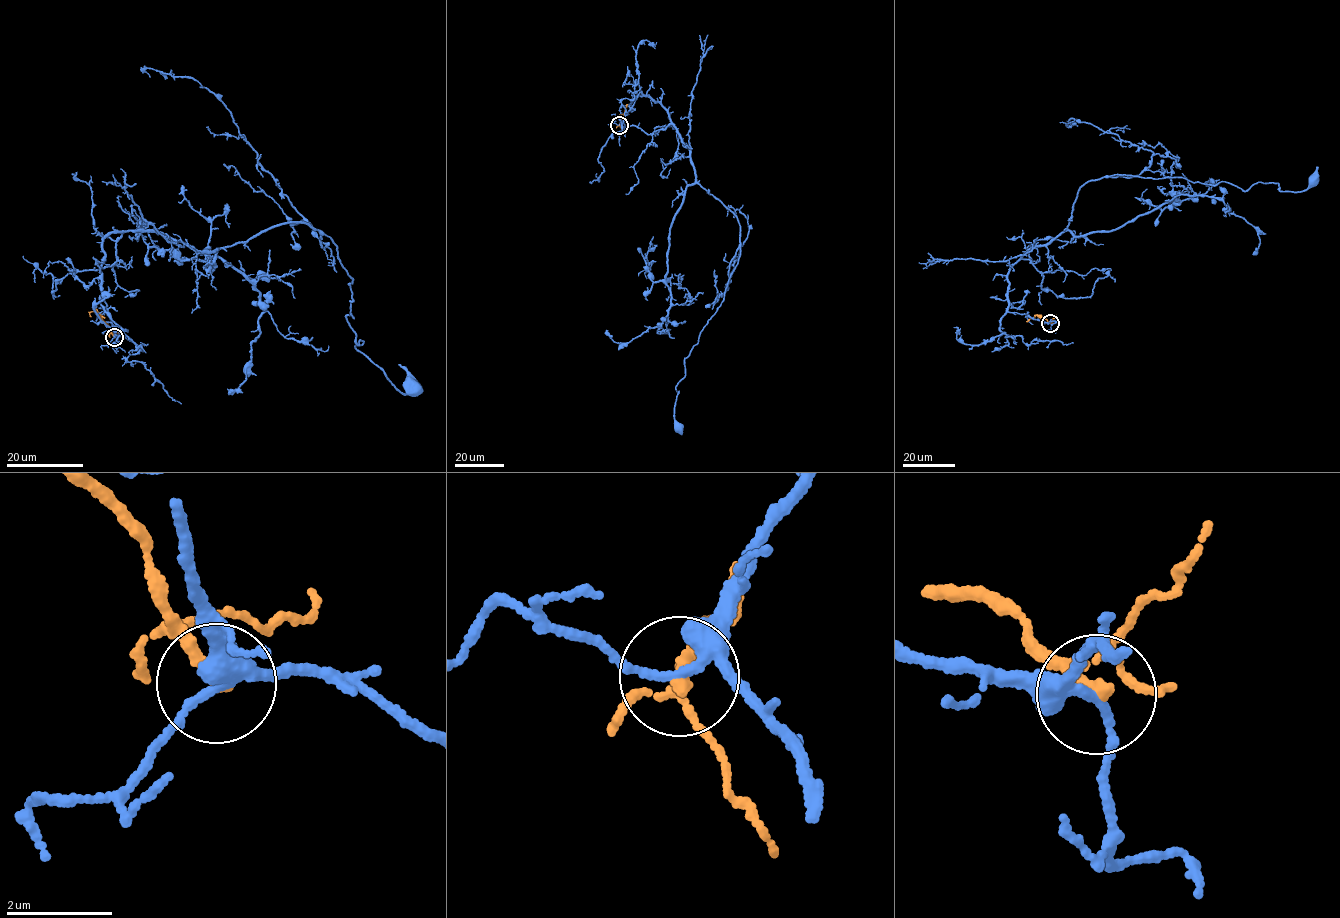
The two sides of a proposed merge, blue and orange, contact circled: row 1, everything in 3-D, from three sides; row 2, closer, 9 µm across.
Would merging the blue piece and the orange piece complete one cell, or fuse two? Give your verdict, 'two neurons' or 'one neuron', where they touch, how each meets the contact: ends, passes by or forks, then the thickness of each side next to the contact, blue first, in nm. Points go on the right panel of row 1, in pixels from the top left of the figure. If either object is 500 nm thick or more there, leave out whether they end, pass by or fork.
two neurons | (1050, 323) | blue forks | orange ends | 180/240 nm

